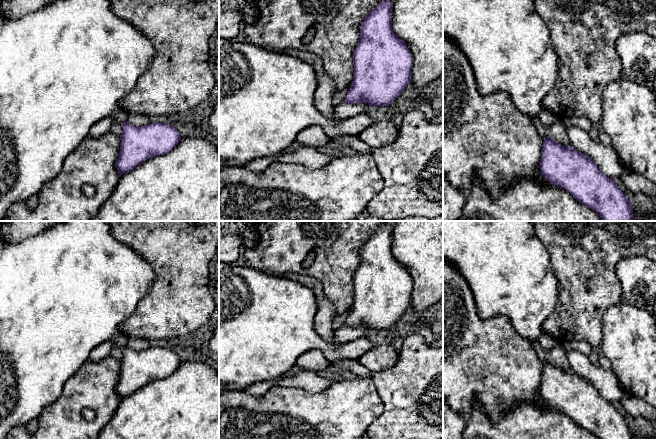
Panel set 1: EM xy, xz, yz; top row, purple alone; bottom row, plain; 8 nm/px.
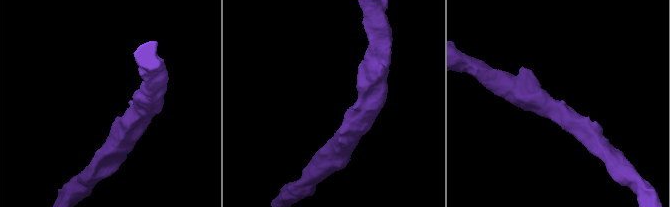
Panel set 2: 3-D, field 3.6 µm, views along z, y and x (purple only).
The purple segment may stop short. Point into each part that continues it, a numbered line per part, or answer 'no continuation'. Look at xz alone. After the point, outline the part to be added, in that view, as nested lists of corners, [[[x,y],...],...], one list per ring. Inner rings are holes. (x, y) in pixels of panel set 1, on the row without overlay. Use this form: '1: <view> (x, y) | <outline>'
no continuation

